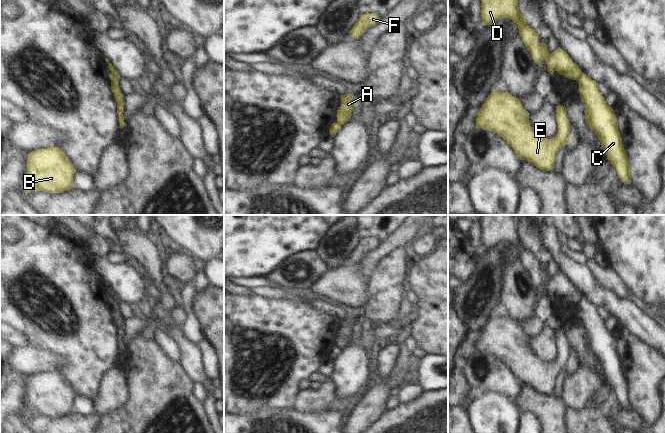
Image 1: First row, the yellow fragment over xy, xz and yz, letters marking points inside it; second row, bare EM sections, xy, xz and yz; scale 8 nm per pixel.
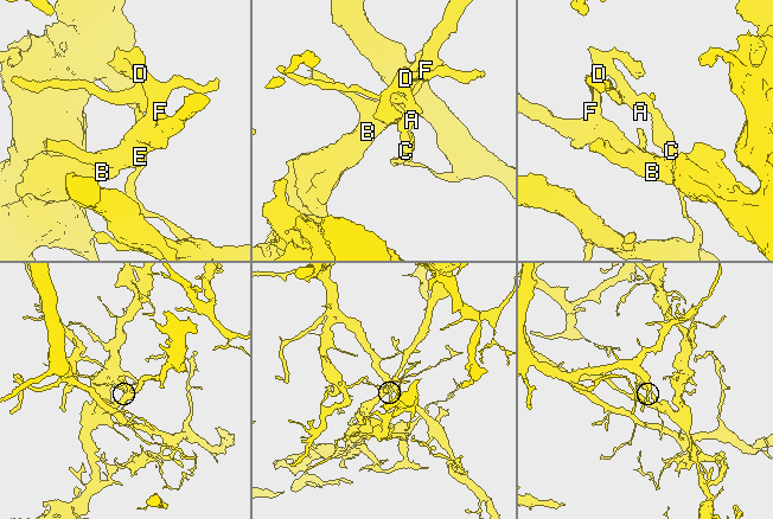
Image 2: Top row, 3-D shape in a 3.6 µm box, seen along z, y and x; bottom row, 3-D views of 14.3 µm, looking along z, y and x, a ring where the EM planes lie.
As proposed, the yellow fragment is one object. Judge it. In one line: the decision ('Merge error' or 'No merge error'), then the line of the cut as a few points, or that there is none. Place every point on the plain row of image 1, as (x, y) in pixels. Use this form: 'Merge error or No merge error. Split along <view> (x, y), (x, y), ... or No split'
Merge error. Split along xy (112, 296), (118, 303)

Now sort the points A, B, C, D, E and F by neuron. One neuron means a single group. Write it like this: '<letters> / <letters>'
A B D E F / C

